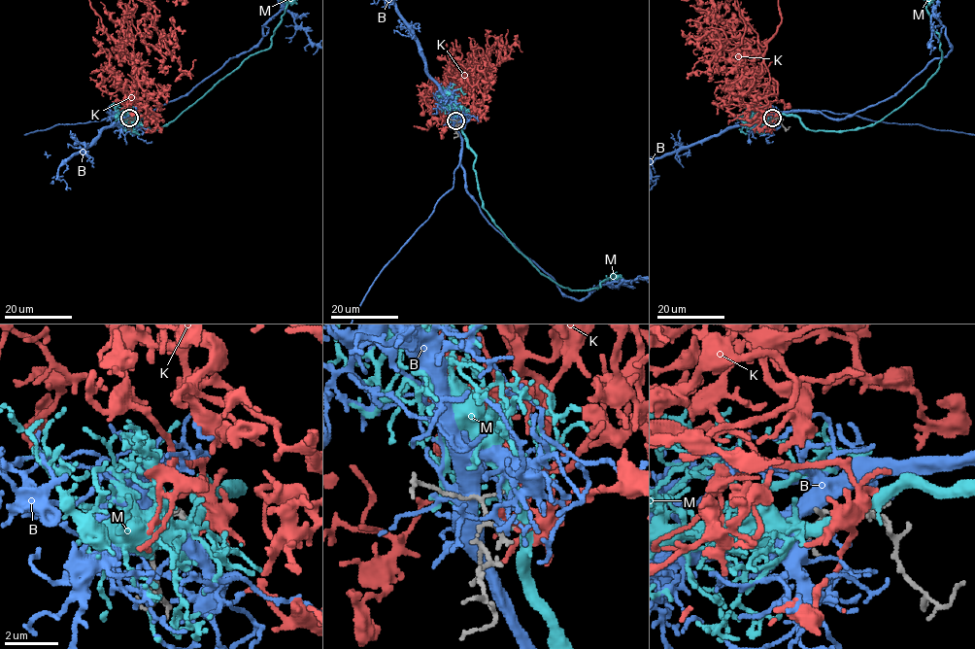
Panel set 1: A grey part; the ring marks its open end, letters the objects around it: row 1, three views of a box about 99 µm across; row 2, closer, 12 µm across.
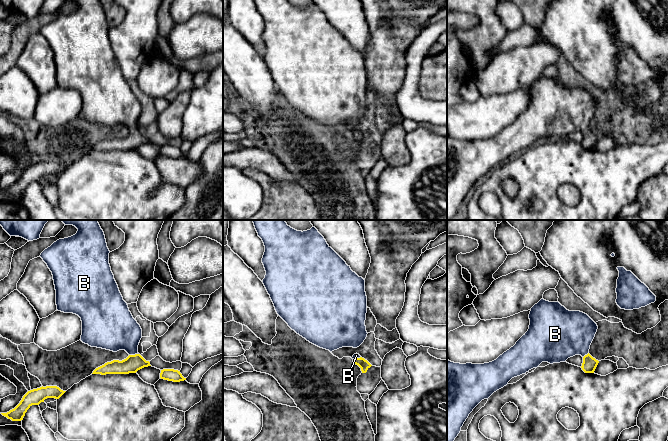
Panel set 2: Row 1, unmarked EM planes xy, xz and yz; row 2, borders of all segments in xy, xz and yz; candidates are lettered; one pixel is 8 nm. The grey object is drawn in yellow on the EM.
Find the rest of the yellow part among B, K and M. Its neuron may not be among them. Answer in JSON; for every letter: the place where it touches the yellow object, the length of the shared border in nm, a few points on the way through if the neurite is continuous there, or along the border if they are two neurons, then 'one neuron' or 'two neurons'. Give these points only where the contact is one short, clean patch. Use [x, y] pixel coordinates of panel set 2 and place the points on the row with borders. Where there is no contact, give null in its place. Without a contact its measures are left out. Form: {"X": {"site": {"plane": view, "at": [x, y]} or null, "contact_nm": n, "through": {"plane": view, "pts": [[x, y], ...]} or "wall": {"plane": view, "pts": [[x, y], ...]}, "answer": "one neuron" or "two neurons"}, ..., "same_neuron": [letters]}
{"B": {"site": {"plane": "xy", "at": [133, 355]}, "contact_nm": 80, "through": {"plane": "xy", "pts": [[133, 363], [133, 355], [129, 342], [116, 329]]}, "answer": "one neuron"}, "K": {"site": null, "answer": "two neurons"}, "M": {"site": null, "answer": "two neurons"}, "same_neuron": ["B"]}

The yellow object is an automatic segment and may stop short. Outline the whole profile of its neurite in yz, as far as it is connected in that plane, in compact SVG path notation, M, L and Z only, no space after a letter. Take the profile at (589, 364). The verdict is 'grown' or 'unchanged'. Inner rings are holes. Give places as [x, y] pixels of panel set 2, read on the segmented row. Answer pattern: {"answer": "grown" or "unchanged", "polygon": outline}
{"answer": "grown", "polygon": "M541 299L531 308L529 319L528 331L513 347L492 362L460 364L447 360L447 441L455 440L469 414L482 400L506 386L512 378L539 367L542 362L560 363L581 355L582 370L594 373L599 361L589 354L589 349L598 326L587 314L569 311L559 302Z"}

